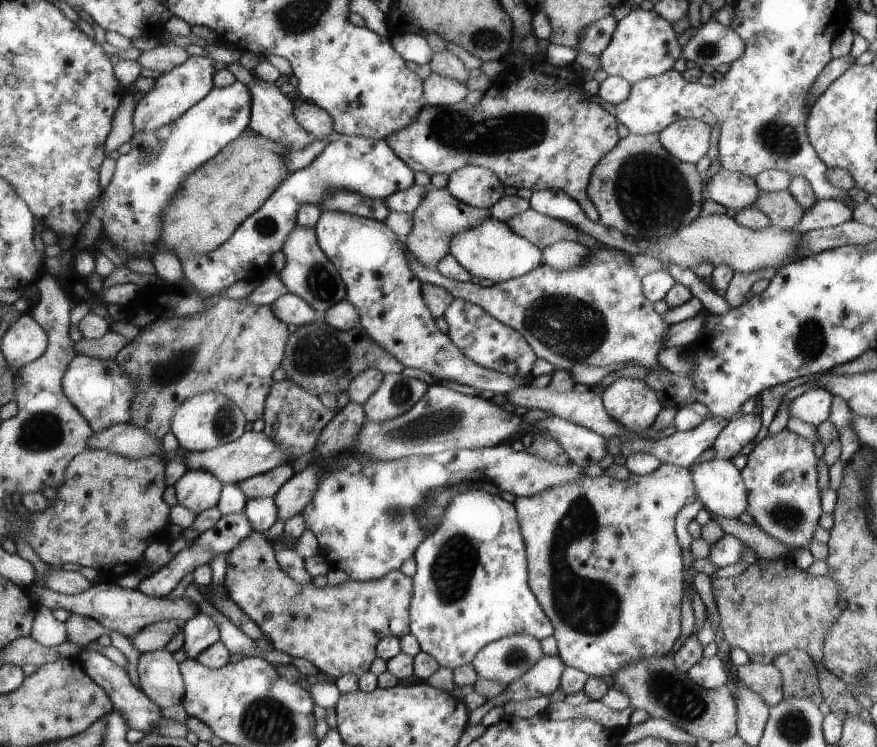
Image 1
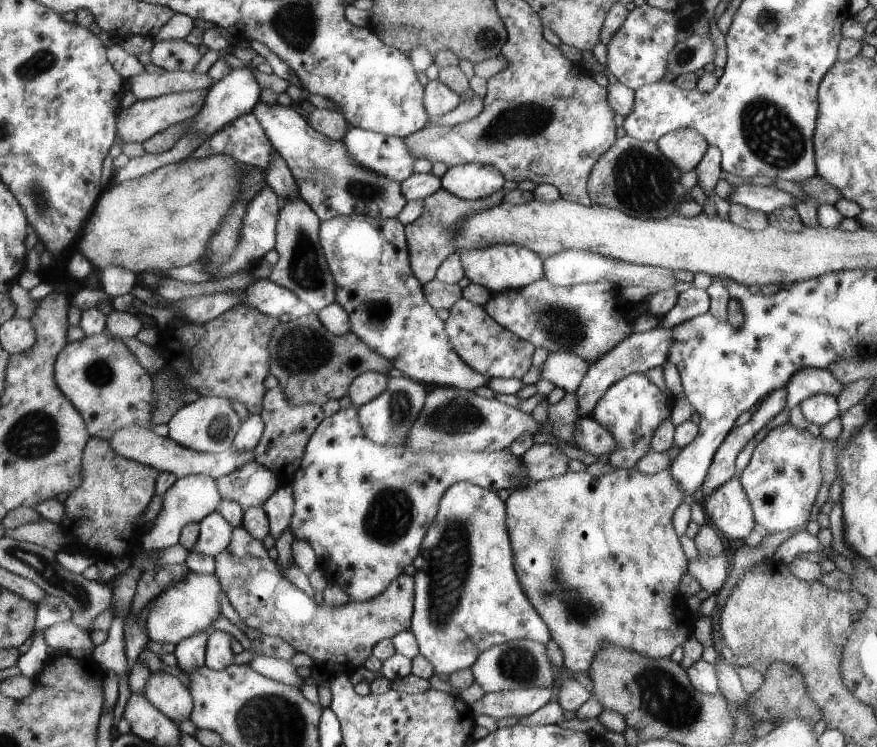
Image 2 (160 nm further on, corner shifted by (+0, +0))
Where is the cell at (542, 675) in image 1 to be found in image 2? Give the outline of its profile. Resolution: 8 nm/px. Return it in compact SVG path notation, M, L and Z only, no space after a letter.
M525 687L516 691L495 691L484 694L471 705L473 714L491 717L496 721L505 716L524 717L540 709L549 698L551 689Z

